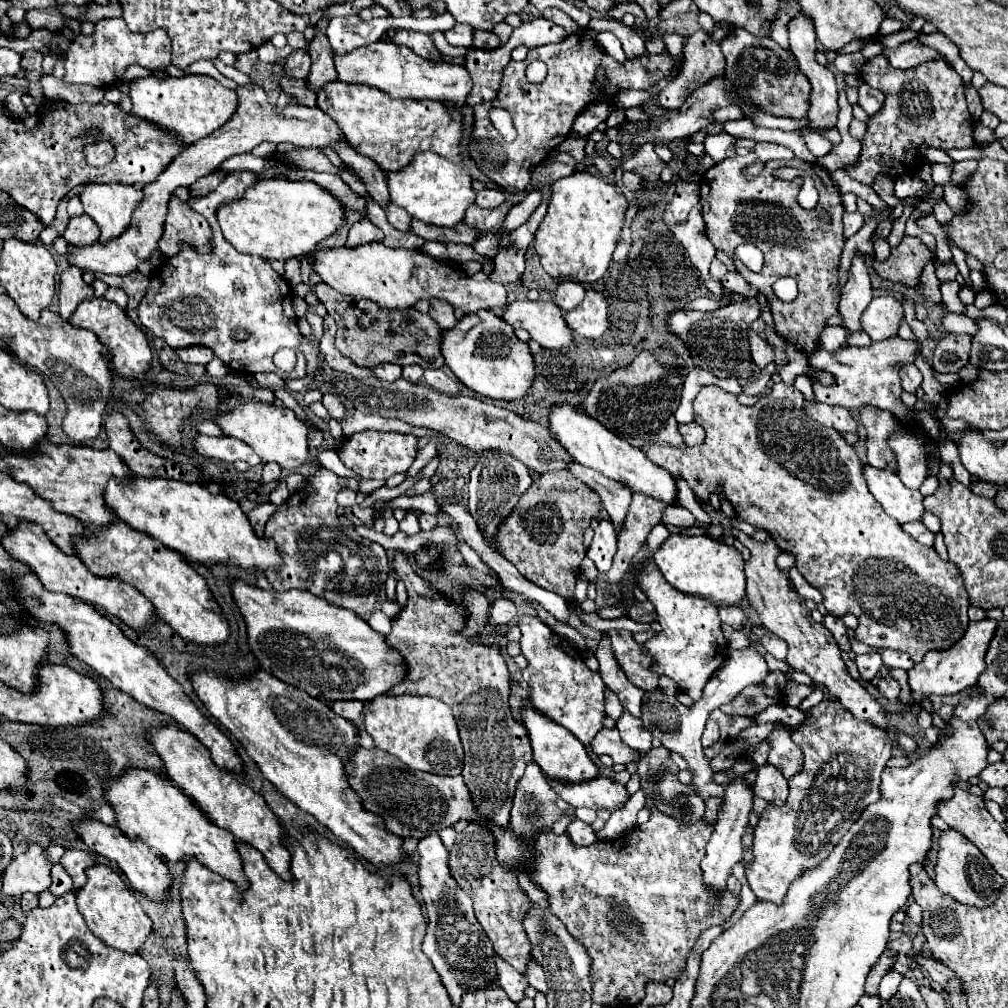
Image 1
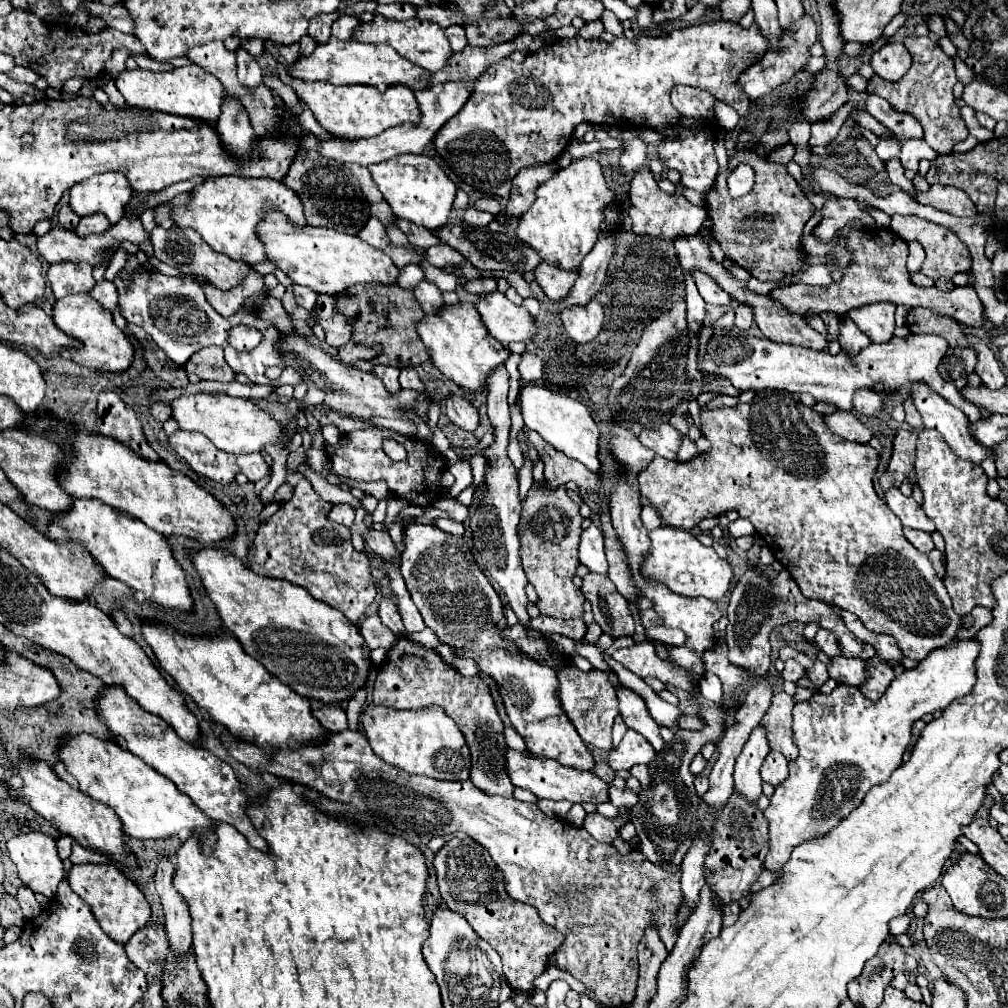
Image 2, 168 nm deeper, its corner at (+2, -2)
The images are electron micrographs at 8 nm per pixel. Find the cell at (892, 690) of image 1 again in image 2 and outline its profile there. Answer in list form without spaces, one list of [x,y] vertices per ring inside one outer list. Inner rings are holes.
[[[874,655],[872,659],[866,661],[866,669],[868,669],[868,675],[866,675],[866,681],[860,685],[860,691],[868,699],[878,699],[894,679],[892,665],[880,655]]]

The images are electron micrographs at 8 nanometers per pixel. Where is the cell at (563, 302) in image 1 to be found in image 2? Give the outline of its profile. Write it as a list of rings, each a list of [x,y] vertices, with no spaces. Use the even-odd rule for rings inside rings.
[[[548,263],[538,265],[534,275],[536,275],[536,283],[552,301],[562,301],[562,297],[566,297],[566,293],[570,291],[570,285],[574,285],[574,279],[578,277],[574,269],[570,271],[558,269],[556,265],[548,265]]]

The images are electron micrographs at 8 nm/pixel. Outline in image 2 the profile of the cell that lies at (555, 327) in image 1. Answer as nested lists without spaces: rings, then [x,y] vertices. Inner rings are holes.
[[[492,291],[476,301],[482,325],[504,347],[512,341],[532,341],[536,335],[536,323],[528,311],[520,305],[512,305],[504,293]]]

